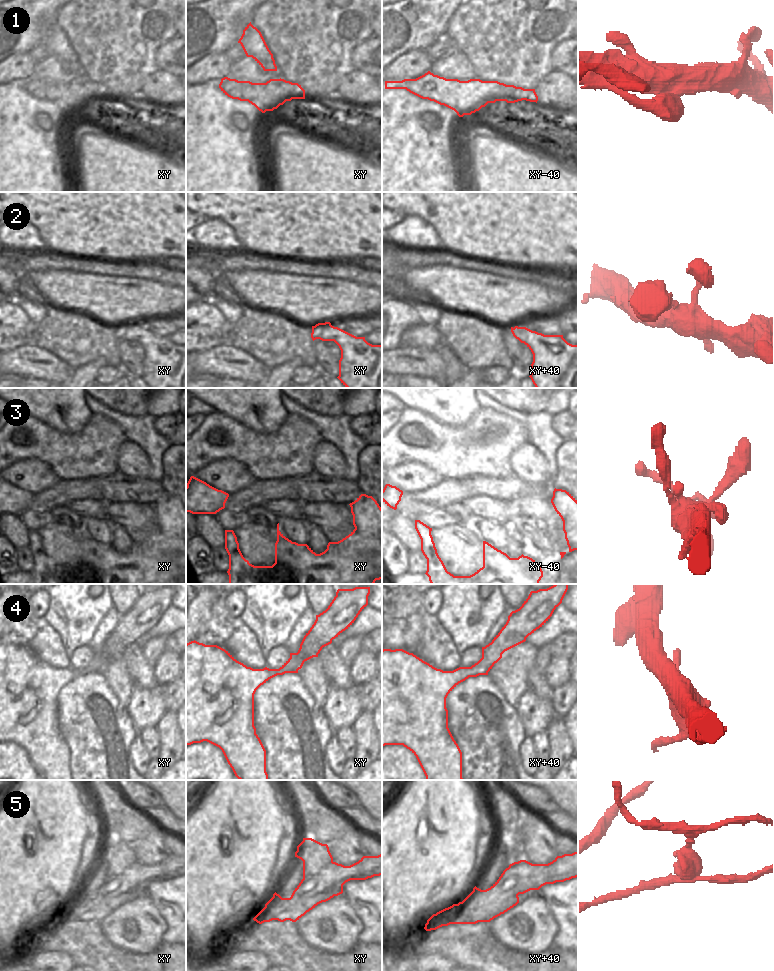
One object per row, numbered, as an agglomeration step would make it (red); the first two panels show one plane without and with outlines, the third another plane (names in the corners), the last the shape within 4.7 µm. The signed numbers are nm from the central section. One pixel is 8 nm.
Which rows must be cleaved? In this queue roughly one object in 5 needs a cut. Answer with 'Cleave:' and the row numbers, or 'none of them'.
Cleave: 5

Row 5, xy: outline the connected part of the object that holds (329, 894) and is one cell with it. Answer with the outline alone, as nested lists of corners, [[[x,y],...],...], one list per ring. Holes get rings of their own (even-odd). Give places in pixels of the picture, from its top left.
[[[328,890],[322,894],[318,894],[314,898],[308,900],[307,903],[303,905],[302,910],[306,914],[307,912],[315,908],[318,904],[326,902],[333,898],[334,896],[338,896],[340,894],[341,894],[340,890]]]

